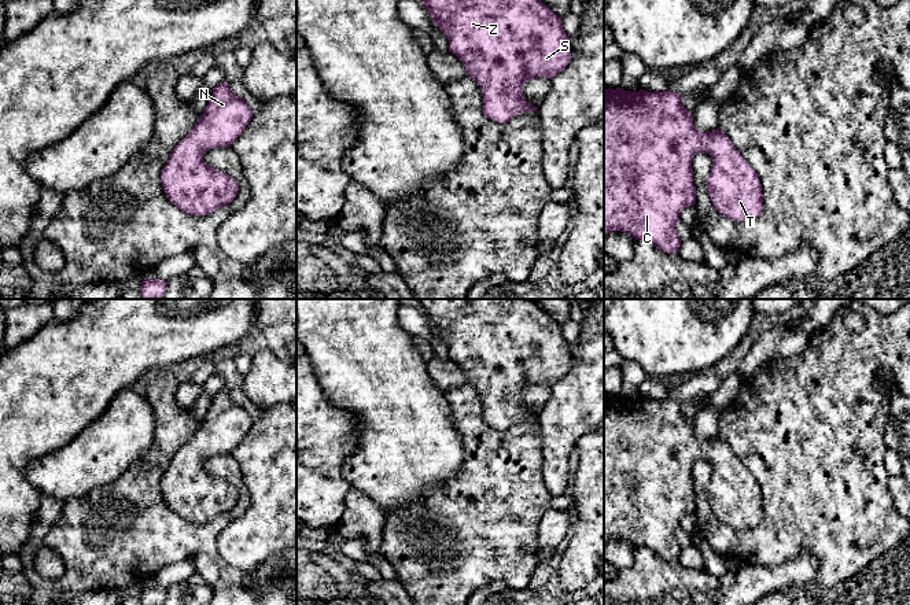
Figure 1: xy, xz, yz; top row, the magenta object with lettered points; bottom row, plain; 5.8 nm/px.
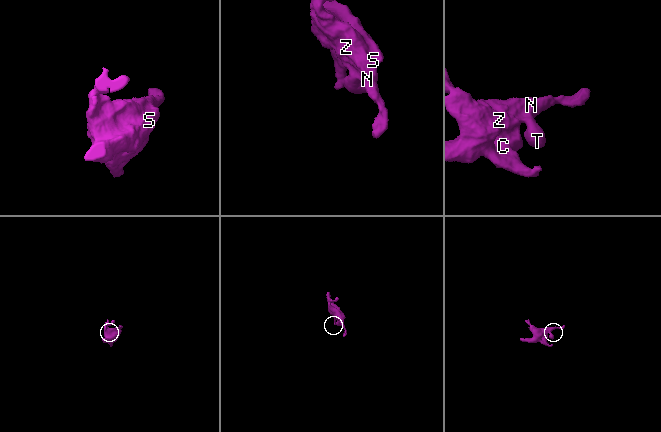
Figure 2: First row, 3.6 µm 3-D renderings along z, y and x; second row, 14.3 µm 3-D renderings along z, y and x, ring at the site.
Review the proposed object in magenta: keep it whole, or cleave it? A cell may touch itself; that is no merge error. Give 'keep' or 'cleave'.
keep

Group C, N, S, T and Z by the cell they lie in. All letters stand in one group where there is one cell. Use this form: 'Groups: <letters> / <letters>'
Groups: C N S T Z

